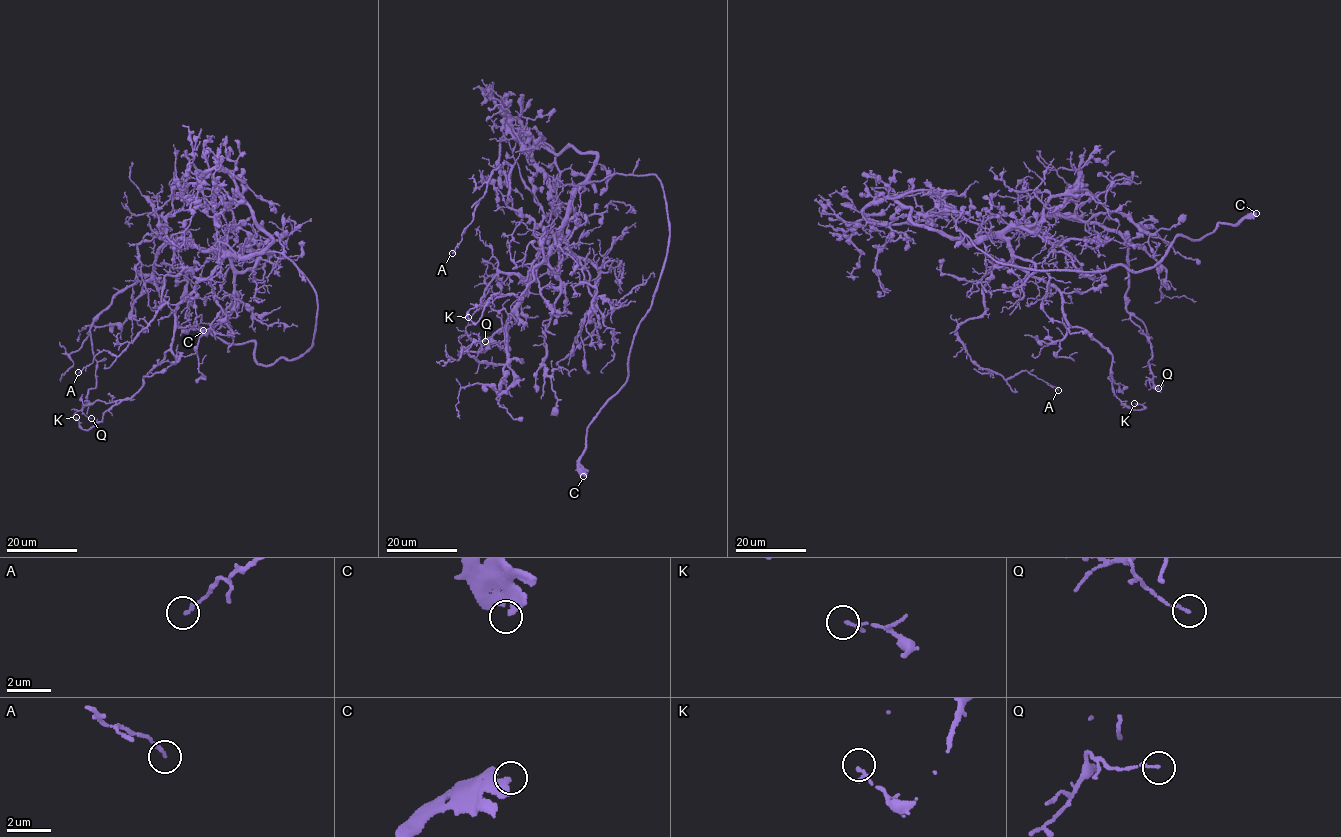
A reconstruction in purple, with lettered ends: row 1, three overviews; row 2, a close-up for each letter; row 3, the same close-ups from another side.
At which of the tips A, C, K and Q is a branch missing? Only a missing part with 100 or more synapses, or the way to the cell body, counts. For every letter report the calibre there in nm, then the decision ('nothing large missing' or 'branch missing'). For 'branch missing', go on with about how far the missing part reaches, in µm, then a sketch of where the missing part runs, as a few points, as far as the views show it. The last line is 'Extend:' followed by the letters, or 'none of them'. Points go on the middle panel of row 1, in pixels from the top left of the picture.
A: 140 nm | nothing large missing
C: 240 nm | branch missing | 7 µm | (583, 476), (587, 498)
K: 160 nm | nothing large missing
Q: 110 nm | nothing large missing
Extend: C

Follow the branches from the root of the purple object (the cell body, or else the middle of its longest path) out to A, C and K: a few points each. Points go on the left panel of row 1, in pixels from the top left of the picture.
A: (270, 252), (226, 256), (207, 277), (184, 268), (165, 275), (166, 303), (133, 340), (78, 372)
C: (270, 252), (291, 260), (316, 295), (308, 352), (260, 365), (255, 342), (231, 344), (203, 330)
K: (270, 252), (224, 258), (178, 306), (171, 348), (141, 387), (111, 405), (88, 431), (76, 417)

